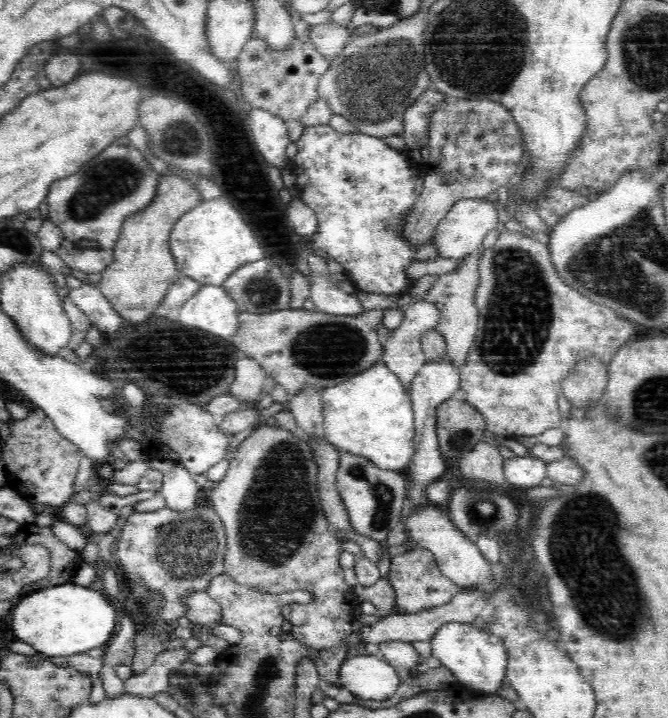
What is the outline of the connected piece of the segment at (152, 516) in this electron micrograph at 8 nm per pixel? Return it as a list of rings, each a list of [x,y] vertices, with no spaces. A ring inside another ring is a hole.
[[[206,505],[174,511],[163,507],[128,516],[120,531],[115,554],[130,583],[145,586],[163,598],[159,618],[175,624],[186,613],[184,598],[192,590],[206,591],[218,576],[224,575],[226,533],[220,517]]]

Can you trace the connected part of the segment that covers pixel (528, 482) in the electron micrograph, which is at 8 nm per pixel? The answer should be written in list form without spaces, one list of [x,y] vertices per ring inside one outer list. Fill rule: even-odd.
[[[531,455],[506,459],[504,462],[504,475],[507,486],[520,488],[533,488],[540,486],[540,481],[546,478],[546,462]]]

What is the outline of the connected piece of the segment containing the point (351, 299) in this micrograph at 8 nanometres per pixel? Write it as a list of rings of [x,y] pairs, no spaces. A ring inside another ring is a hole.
[[[308,254],[308,265],[311,270],[308,282],[311,307],[318,307],[322,312],[332,315],[359,316],[365,314],[366,309],[355,294],[342,291],[331,279],[327,262],[316,254]]]

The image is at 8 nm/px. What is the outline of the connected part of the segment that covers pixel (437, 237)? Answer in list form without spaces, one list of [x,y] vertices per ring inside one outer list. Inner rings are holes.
[[[458,199],[446,218],[440,222],[433,236],[438,256],[446,259],[464,259],[480,248],[484,237],[498,226],[499,218],[491,199]]]

